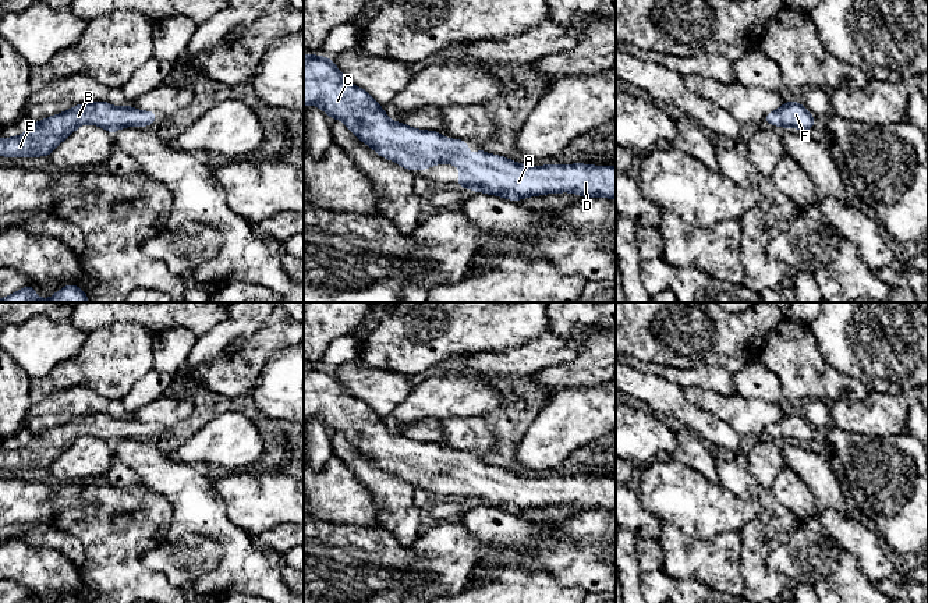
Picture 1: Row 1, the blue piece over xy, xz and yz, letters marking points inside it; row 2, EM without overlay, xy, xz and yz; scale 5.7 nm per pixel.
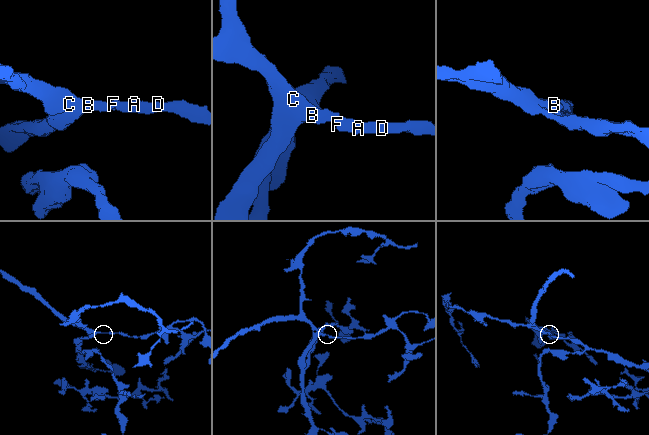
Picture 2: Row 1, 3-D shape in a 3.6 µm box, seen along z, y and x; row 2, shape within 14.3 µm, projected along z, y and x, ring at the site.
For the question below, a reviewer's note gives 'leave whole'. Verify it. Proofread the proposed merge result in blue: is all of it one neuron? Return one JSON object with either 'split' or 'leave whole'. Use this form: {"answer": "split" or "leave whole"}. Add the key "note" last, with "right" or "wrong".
{"answer": "leave whole", "note": "right"}

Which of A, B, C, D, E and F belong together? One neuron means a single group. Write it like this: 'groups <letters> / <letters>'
groups A B C D E F

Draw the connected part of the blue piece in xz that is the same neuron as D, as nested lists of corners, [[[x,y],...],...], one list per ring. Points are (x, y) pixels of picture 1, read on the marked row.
[[[304,54],[304,106],[309,104],[325,110],[327,118],[341,120],[378,155],[407,170],[426,170],[447,162],[458,166],[457,185],[467,189],[510,201],[557,192],[616,199],[616,166],[531,167],[484,150],[475,150],[470,162],[467,141],[390,121],[385,109],[366,91],[350,84],[327,57]]]

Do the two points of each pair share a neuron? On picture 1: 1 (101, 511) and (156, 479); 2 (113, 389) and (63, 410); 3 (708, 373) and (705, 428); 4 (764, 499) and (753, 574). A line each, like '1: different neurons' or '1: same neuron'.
1: different neurons
2: different neurons
3: different neurons
4: same neuron

